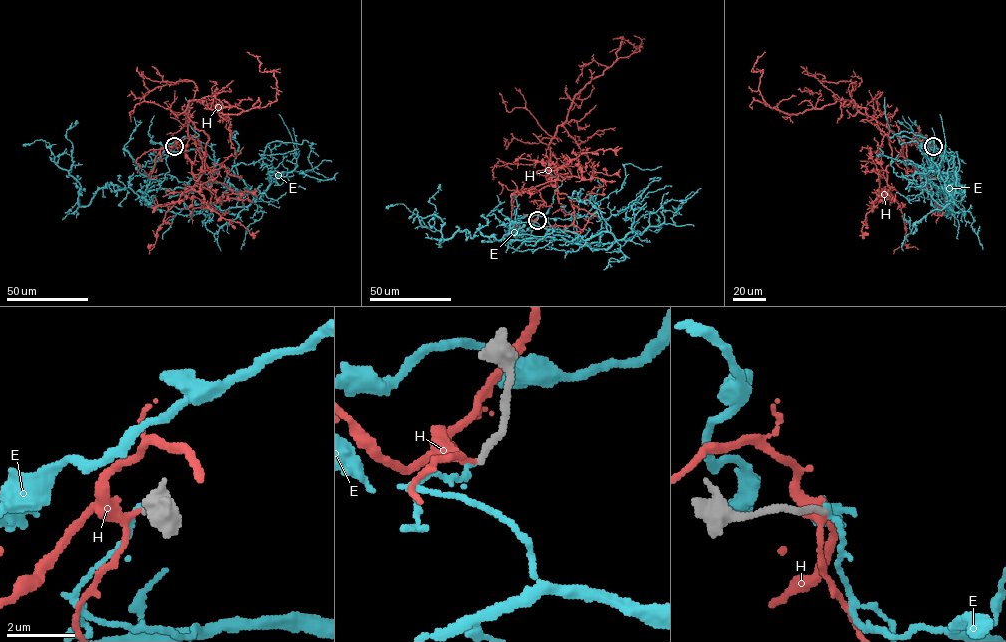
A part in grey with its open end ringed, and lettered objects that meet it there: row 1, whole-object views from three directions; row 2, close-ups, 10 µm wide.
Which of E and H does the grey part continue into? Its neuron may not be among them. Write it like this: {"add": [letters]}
{"add": []}

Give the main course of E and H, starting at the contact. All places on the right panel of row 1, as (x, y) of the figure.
E: (933, 146), (952, 206), (921, 146)
H: (933, 146), (904, 144), (848, 100), (796, 114), (770, 107), (758, 88), (762, 72), (751, 70), (765, 52)

